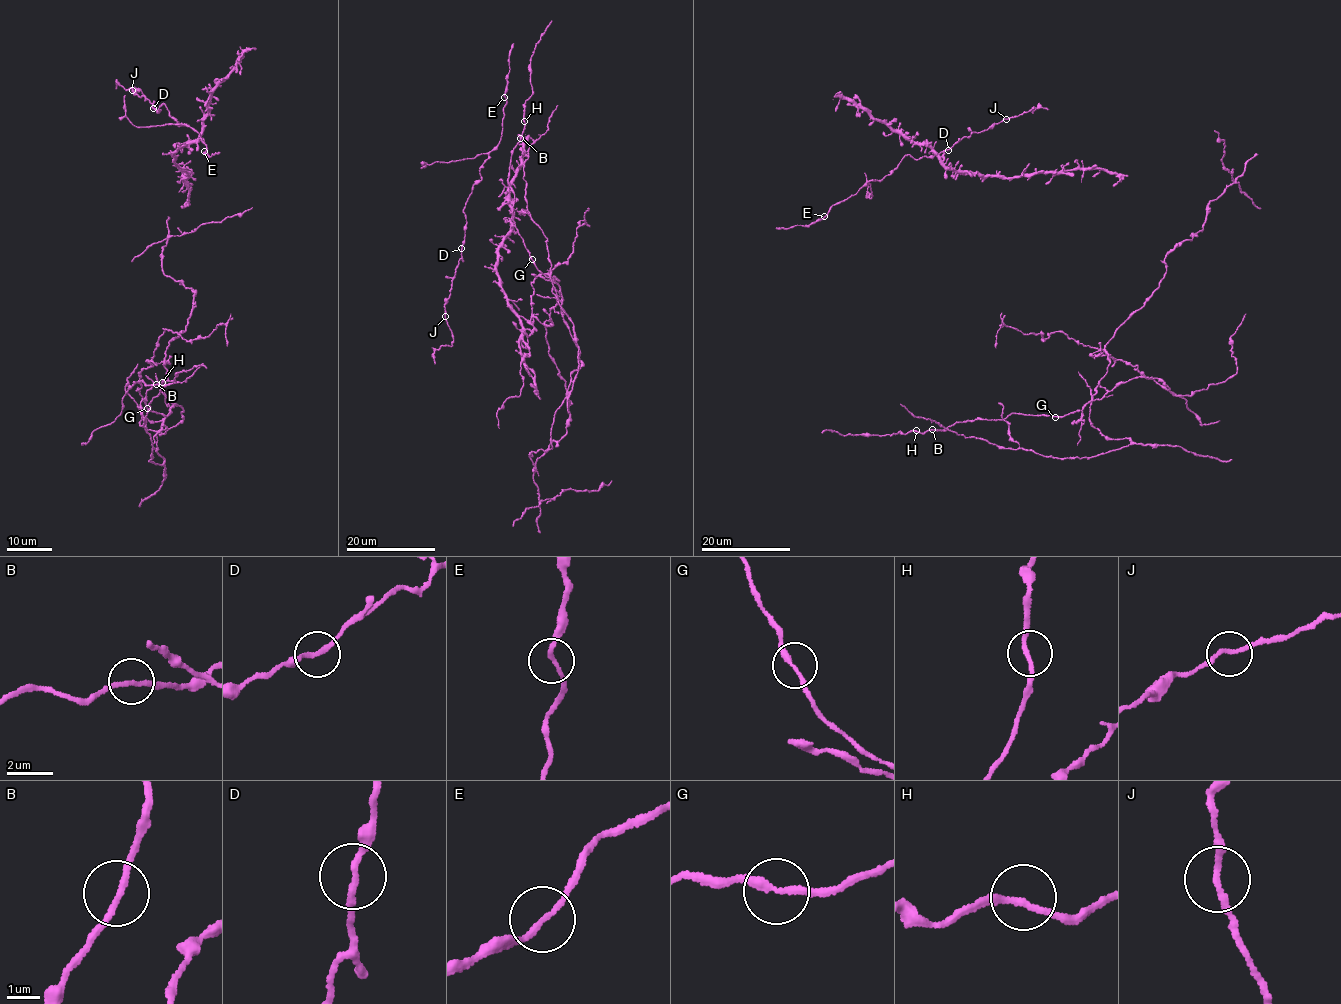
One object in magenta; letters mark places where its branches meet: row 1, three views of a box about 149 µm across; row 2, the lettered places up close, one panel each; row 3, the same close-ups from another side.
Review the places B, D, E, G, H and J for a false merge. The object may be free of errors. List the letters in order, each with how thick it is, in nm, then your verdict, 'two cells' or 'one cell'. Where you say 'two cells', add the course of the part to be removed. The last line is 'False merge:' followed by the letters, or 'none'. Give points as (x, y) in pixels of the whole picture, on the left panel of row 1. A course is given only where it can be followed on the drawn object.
B: calibre 180 nm; one cell
D: calibre 200 nm; one cell
E: calibre 180 nm; one cell
G: calibre 220 nm; two cells; course (147, 407), (166, 416), (173, 406), (162, 388), (164, 358), (195, 295), (162, 271), (161, 248), (252, 207)
H: calibre 200 nm; one cell
J: calibre 190 nm; one cell
False merge: G

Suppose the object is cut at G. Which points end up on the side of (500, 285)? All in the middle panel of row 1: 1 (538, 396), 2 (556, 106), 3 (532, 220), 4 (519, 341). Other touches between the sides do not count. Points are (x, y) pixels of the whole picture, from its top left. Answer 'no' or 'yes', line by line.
1: yes
2: no
3: no
4: yes

